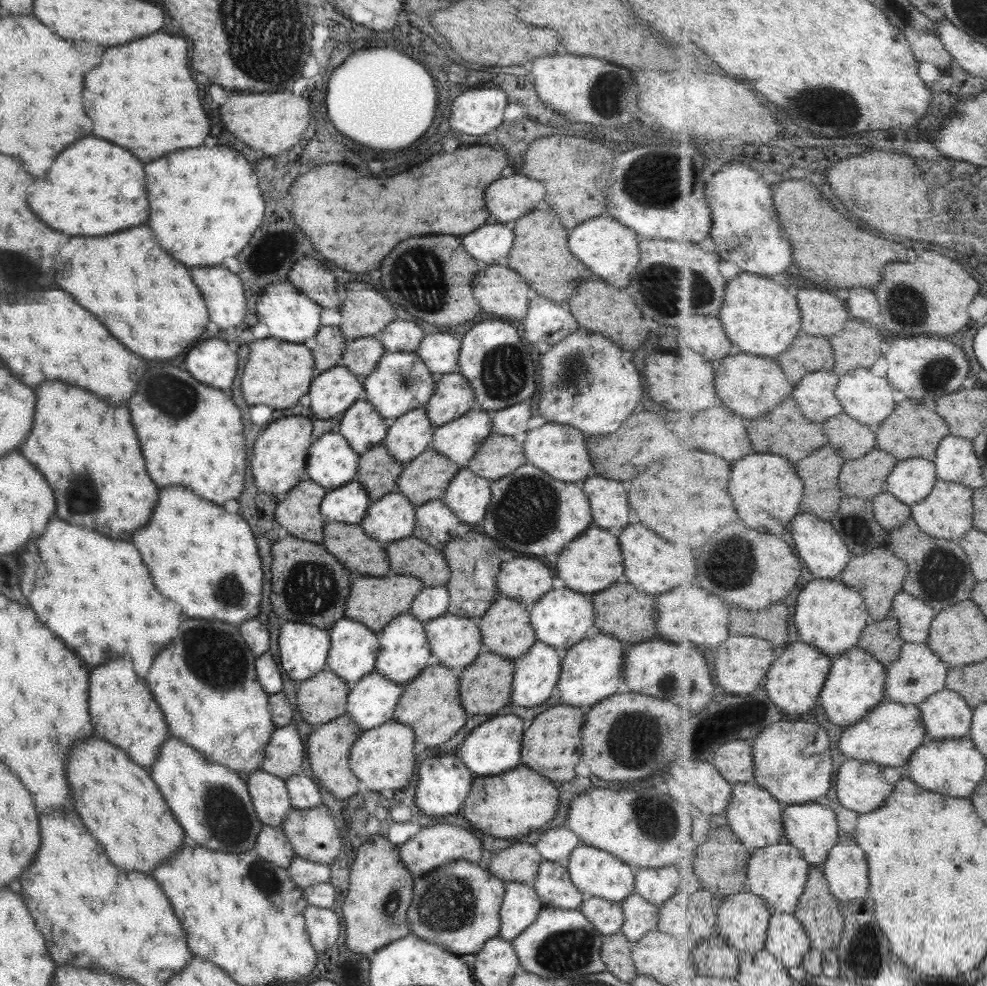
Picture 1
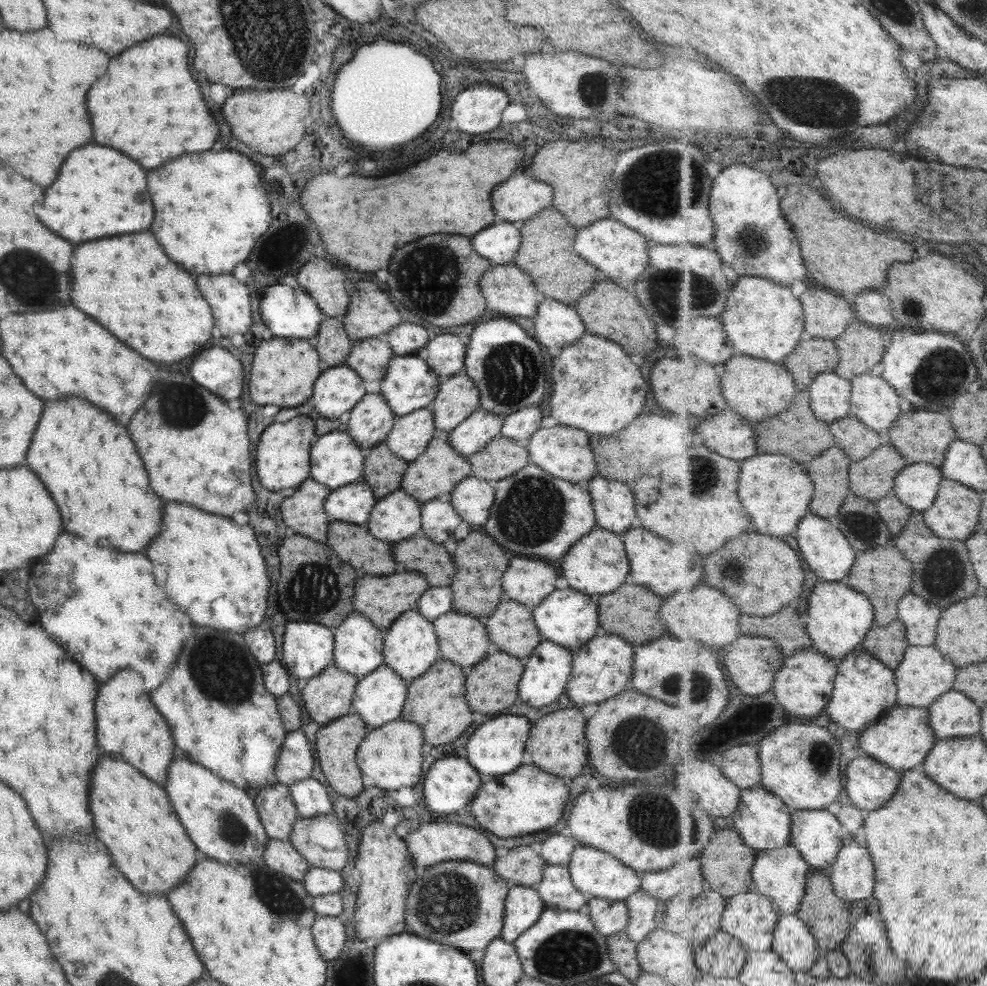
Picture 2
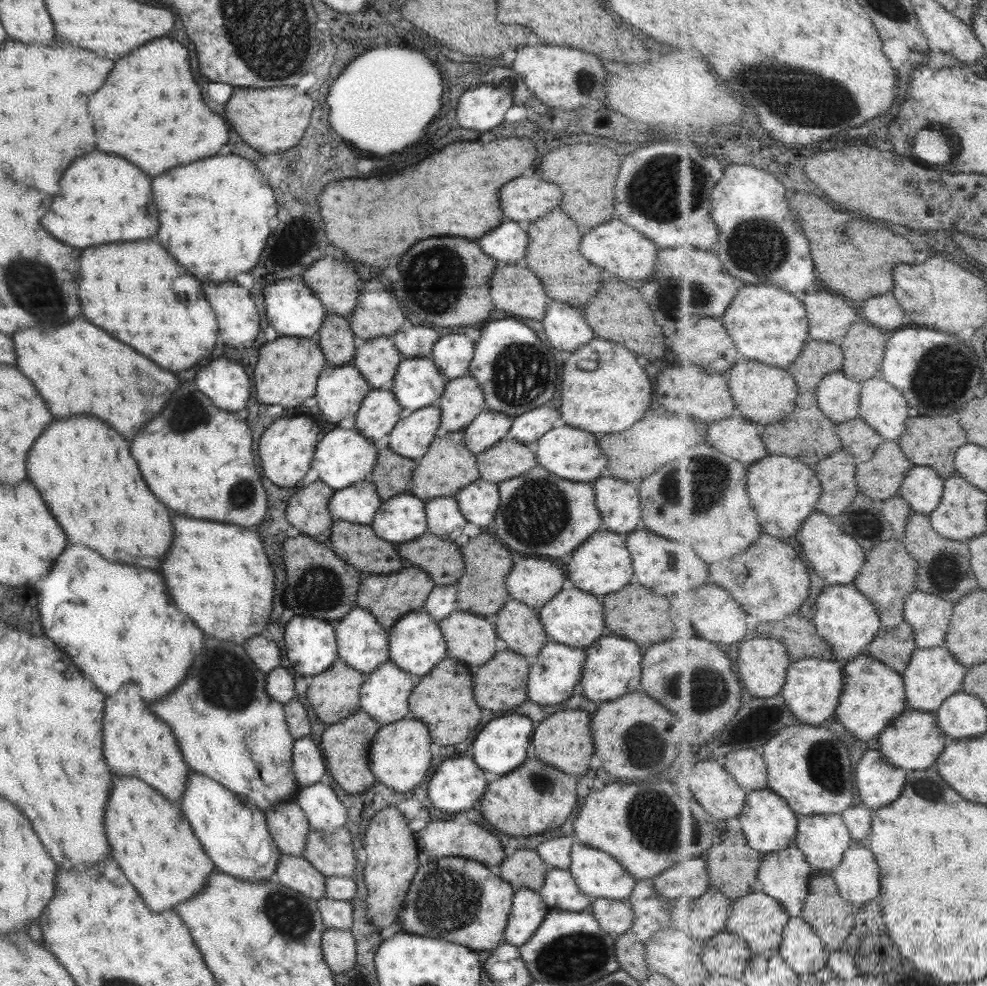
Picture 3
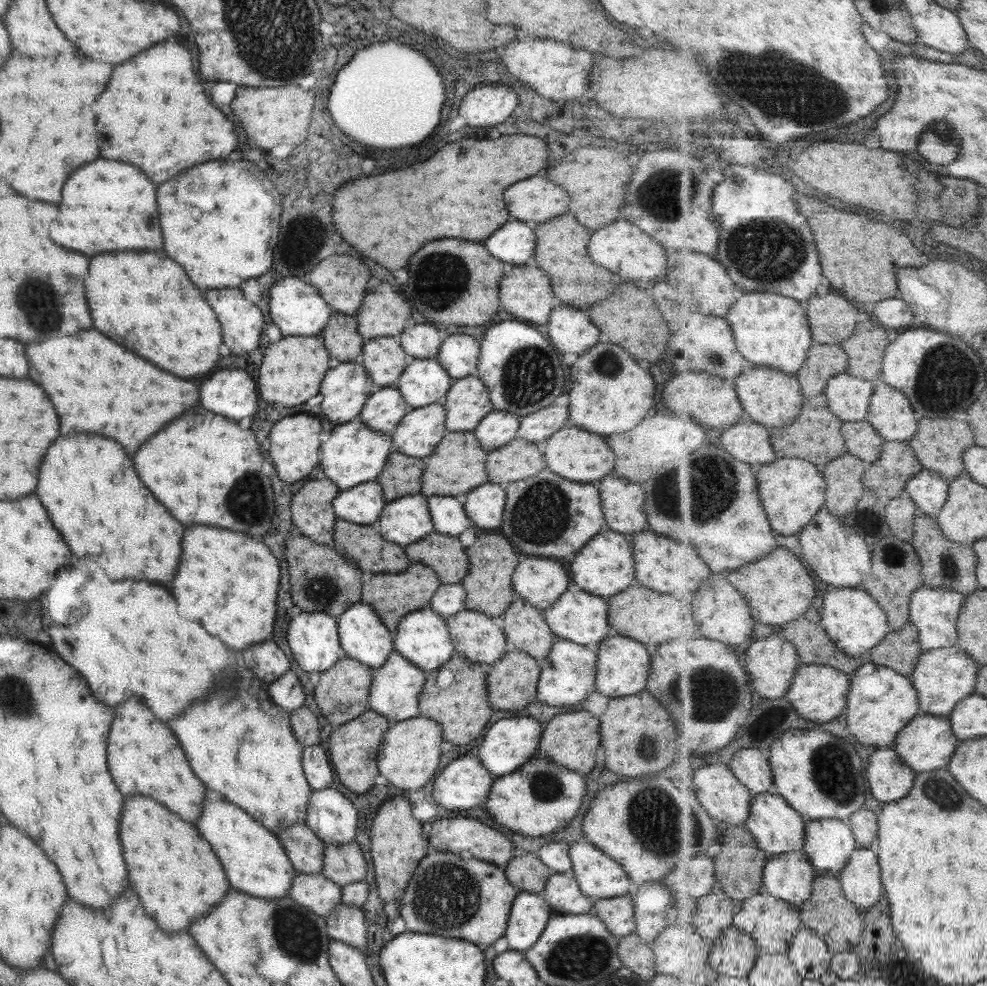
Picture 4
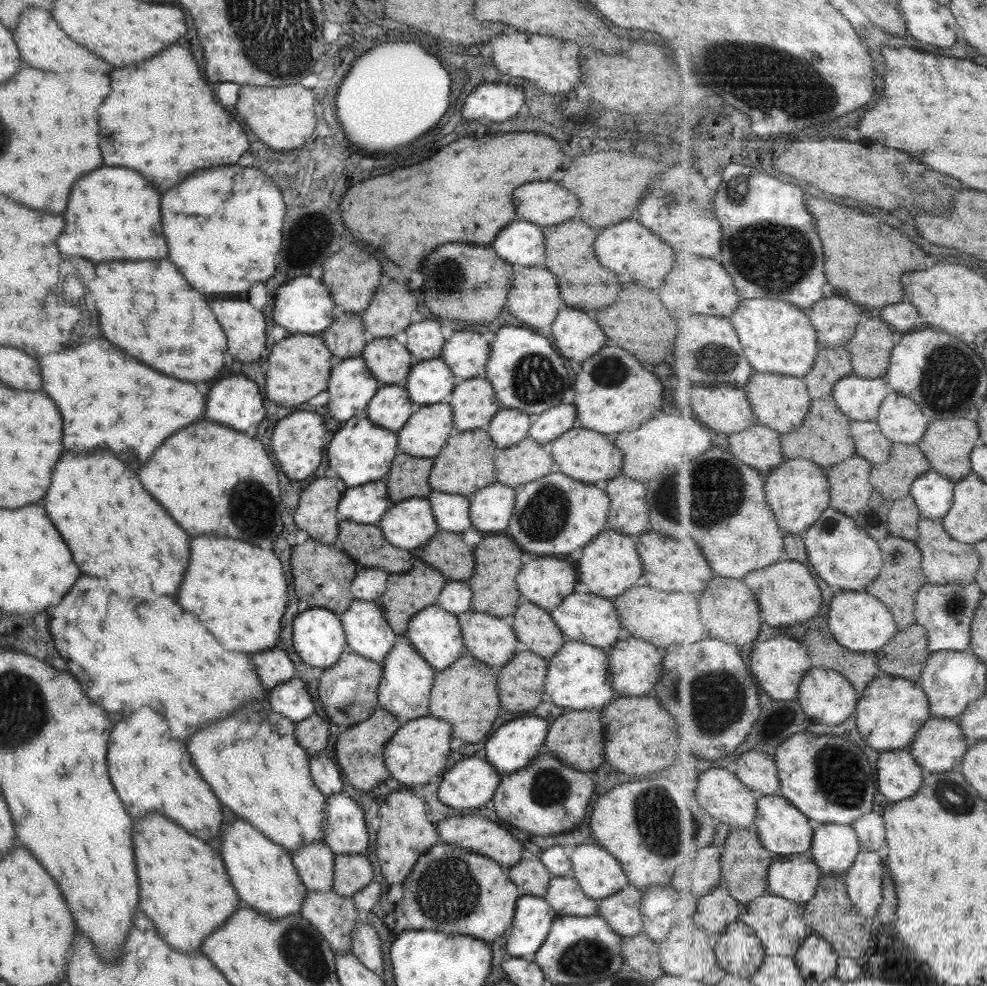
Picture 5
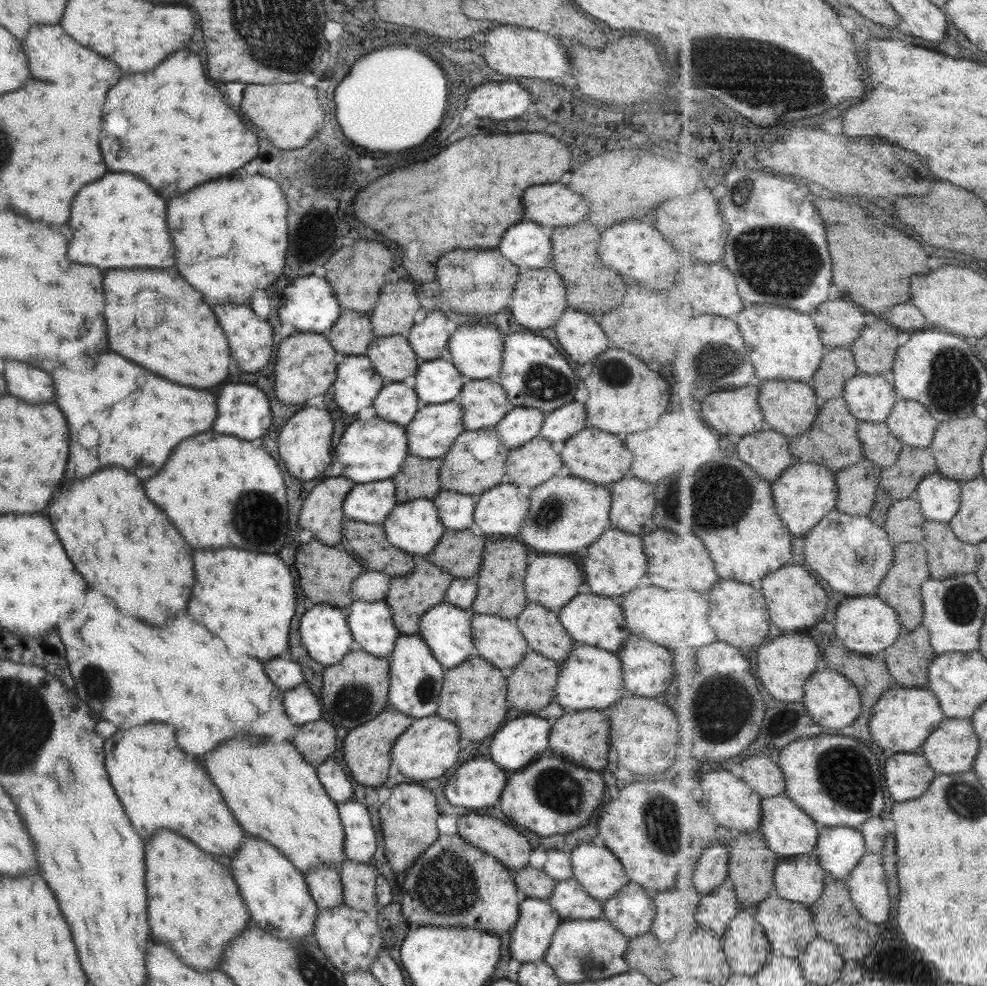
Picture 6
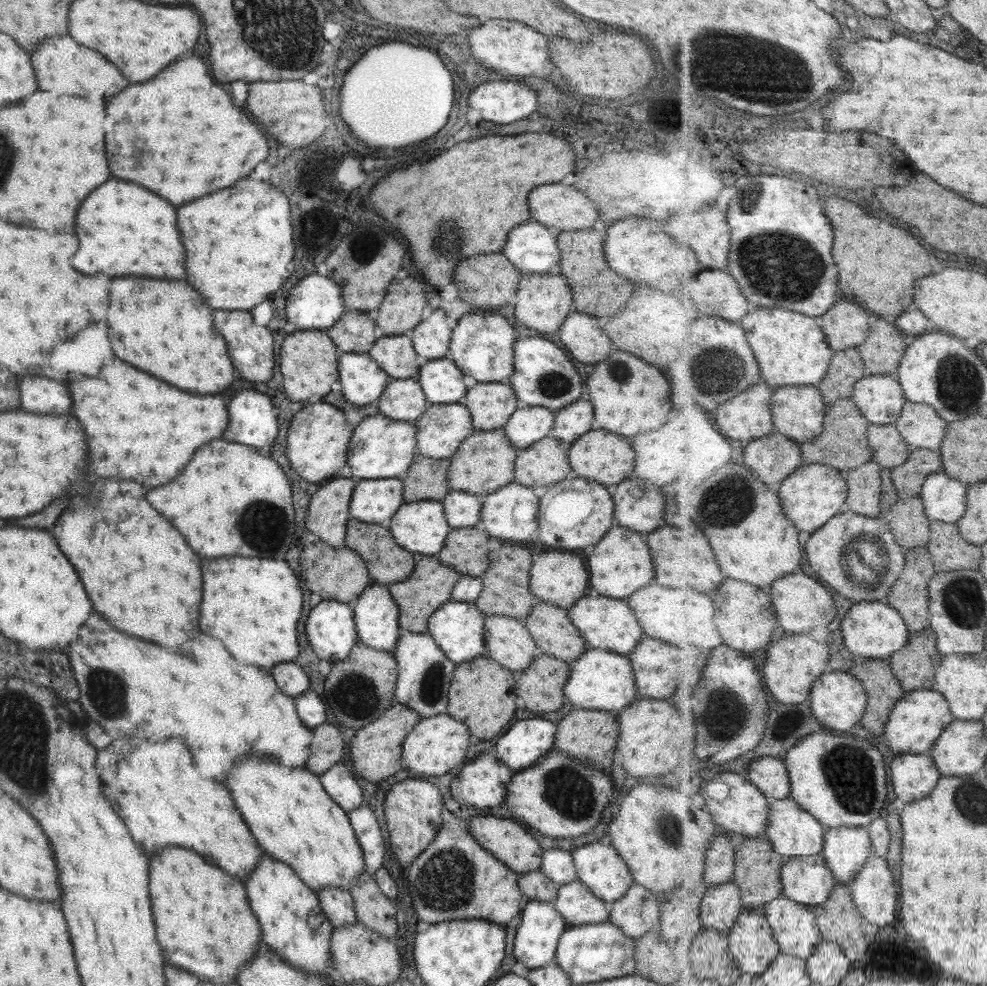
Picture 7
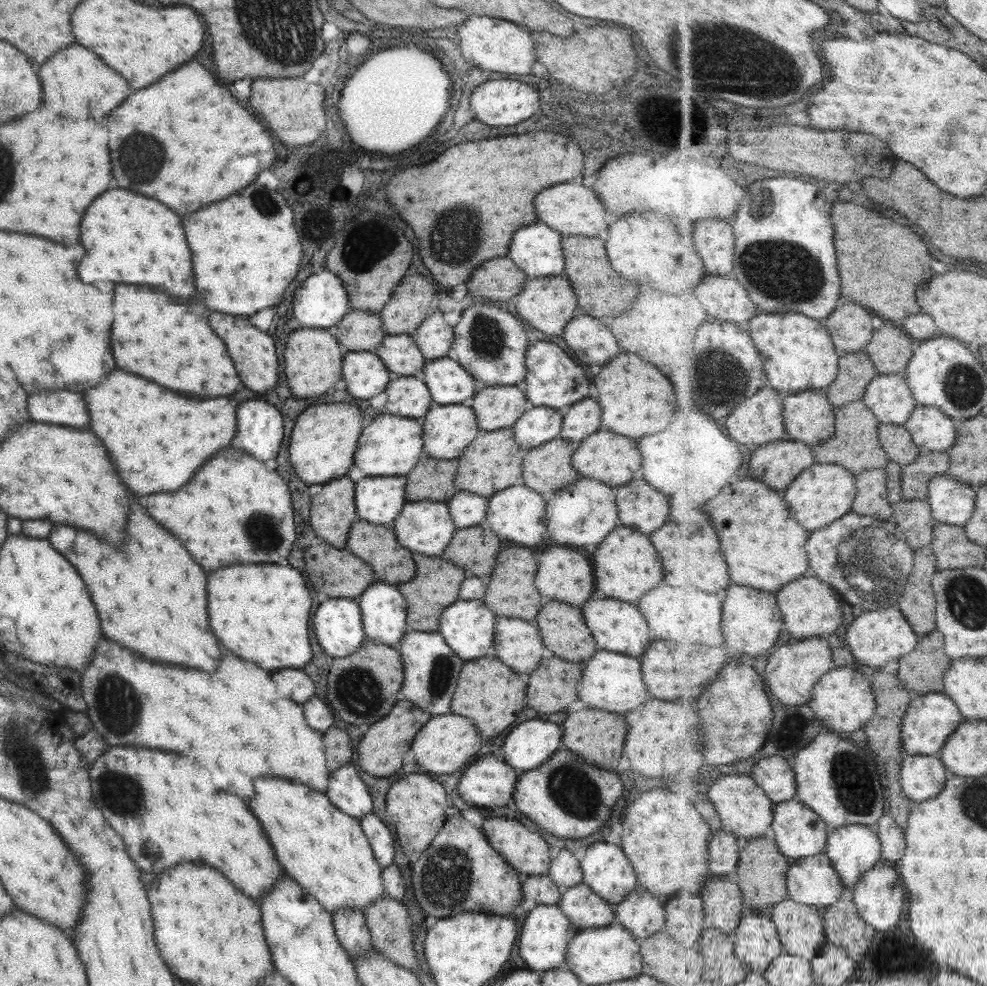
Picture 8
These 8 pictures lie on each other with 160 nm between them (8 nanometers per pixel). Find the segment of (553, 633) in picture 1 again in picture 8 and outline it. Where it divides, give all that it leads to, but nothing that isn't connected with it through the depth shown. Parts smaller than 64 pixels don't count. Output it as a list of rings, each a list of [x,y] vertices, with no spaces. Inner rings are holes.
[[[597,600],[597,602],[585,602],[581,608],[583,614],[583,622],[589,629],[597,650],[607,650],[607,652],[615,652],[639,658],[643,654],[643,650],[649,644],[649,635],[647,632],[647,624],[641,618],[639,610],[627,602],[617,602],[617,600]]]

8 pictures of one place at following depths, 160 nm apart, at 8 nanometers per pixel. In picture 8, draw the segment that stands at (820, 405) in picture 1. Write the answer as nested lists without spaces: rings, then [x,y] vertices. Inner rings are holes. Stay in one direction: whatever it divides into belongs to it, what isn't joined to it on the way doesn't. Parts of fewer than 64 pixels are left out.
[[[877,375],[866,388],[863,401],[881,423],[904,425],[919,405],[905,376]]]

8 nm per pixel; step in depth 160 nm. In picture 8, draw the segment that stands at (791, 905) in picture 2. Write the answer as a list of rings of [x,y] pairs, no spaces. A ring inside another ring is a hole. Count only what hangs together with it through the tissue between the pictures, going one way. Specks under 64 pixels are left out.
[[[825,852],[793,862],[788,872],[789,898],[820,907],[834,905],[847,888]]]

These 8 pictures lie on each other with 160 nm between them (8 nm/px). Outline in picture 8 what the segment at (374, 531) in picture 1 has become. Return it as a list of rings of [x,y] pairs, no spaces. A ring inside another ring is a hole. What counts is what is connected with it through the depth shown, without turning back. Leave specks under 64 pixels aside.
[[[427,500],[406,502],[391,523],[393,524],[393,532],[395,536],[397,536],[396,541],[399,542],[403,548],[413,553],[439,557],[450,541],[452,534],[457,529],[451,522],[451,517],[447,510],[446,503],[442,502],[431,502]]]

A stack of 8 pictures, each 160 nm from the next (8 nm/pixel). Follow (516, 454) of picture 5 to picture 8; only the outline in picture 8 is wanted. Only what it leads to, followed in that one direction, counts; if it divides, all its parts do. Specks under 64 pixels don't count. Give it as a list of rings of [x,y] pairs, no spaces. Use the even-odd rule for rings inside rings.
[[[558,437],[524,452],[521,484],[541,494],[575,482],[579,474],[571,466],[570,456],[577,447],[577,442]]]

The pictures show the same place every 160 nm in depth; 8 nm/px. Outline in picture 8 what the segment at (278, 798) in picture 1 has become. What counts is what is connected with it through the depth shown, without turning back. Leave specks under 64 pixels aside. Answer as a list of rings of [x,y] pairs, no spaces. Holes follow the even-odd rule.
[[[337,910],[331,915],[333,930],[338,943],[346,950],[349,958],[366,955],[373,947],[370,943],[370,936],[364,916],[359,910]]]

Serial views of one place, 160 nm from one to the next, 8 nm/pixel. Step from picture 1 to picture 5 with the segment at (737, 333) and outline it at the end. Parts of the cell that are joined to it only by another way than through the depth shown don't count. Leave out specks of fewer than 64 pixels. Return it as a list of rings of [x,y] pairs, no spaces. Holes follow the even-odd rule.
[[[749,298],[743,302],[743,306],[739,306],[739,310],[733,314],[733,324],[739,332],[741,344],[745,347],[746,357],[751,360],[751,366],[759,373],[775,373],[780,375],[791,375],[794,377],[804,377],[811,372],[817,355],[821,347],[818,341],[818,332],[813,328],[809,316],[799,310],[795,304],[789,302],[781,302],[781,300],[765,299],[765,298]]]

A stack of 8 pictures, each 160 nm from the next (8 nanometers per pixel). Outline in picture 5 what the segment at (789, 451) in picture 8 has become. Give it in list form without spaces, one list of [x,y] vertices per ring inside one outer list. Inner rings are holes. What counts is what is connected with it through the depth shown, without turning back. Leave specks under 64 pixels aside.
[[[757,424],[724,440],[731,453],[766,475],[787,460],[782,453],[780,436],[770,426]]]

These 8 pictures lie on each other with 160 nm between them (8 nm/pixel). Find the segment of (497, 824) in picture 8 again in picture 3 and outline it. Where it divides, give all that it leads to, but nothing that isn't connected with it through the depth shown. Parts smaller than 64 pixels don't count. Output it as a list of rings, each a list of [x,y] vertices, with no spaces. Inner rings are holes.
[[[427,822],[427,826],[416,835],[416,849],[421,854],[422,859],[428,858],[445,858],[445,856],[461,856],[481,863],[487,866],[494,875],[500,871],[500,862],[503,860],[504,854],[499,840],[495,836],[491,836],[489,832],[485,832],[479,826],[473,824],[465,824],[459,826],[455,822]]]

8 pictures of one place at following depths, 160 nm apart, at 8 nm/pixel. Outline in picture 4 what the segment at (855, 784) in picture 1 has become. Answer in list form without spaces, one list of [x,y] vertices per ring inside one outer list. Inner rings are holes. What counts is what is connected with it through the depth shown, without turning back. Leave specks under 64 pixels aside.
[[[893,746],[877,750],[867,762],[870,793],[877,801],[898,801],[907,797],[915,786],[915,774]]]

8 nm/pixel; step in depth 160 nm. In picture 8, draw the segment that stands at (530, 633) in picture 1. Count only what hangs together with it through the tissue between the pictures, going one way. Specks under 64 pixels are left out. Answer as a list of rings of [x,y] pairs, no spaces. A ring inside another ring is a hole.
[[[547,602],[539,610],[535,622],[543,644],[555,656],[569,662],[583,662],[595,652],[596,644],[577,608],[561,602]]]

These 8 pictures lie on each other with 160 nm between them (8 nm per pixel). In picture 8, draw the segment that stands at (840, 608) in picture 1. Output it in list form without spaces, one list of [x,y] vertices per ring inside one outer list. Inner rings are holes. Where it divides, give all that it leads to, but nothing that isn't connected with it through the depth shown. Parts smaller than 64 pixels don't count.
[[[889,607],[856,614],[846,629],[845,644],[858,664],[883,669],[890,660],[899,662],[901,657],[913,652],[918,647],[918,637],[906,615],[898,607]]]

